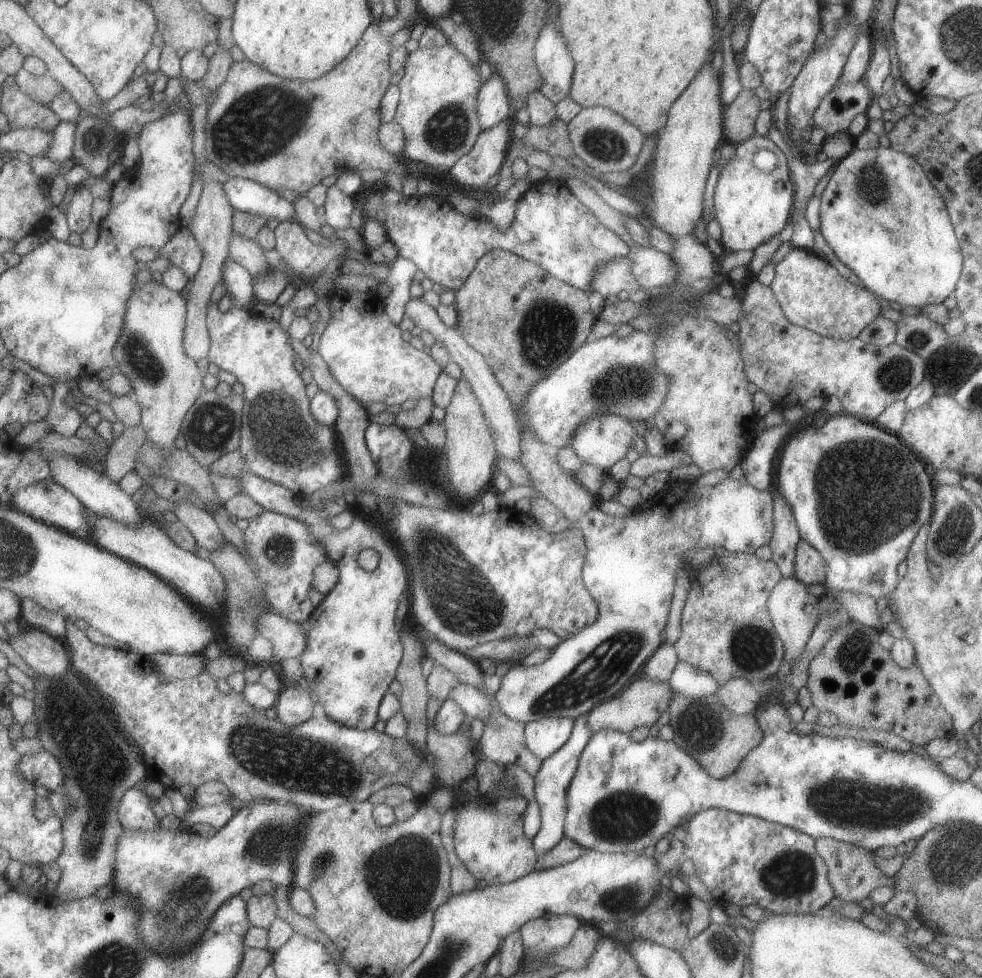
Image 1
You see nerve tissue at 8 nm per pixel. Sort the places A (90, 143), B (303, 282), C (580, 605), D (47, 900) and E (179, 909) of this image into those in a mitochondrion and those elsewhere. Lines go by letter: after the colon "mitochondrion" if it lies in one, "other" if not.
A: mitochondrion
B: other
C: other
D: other
E: mitochondrion

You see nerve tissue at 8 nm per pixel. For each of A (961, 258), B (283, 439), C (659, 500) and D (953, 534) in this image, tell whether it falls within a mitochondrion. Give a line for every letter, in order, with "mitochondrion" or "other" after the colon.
A: other
B: mitochondrion
C: other
D: mitochondrion

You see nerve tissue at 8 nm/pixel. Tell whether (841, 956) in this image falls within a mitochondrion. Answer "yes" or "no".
no

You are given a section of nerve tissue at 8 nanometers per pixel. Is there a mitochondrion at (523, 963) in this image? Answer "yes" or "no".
no

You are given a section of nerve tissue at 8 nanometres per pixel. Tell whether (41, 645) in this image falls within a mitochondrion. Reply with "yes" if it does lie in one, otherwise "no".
no

